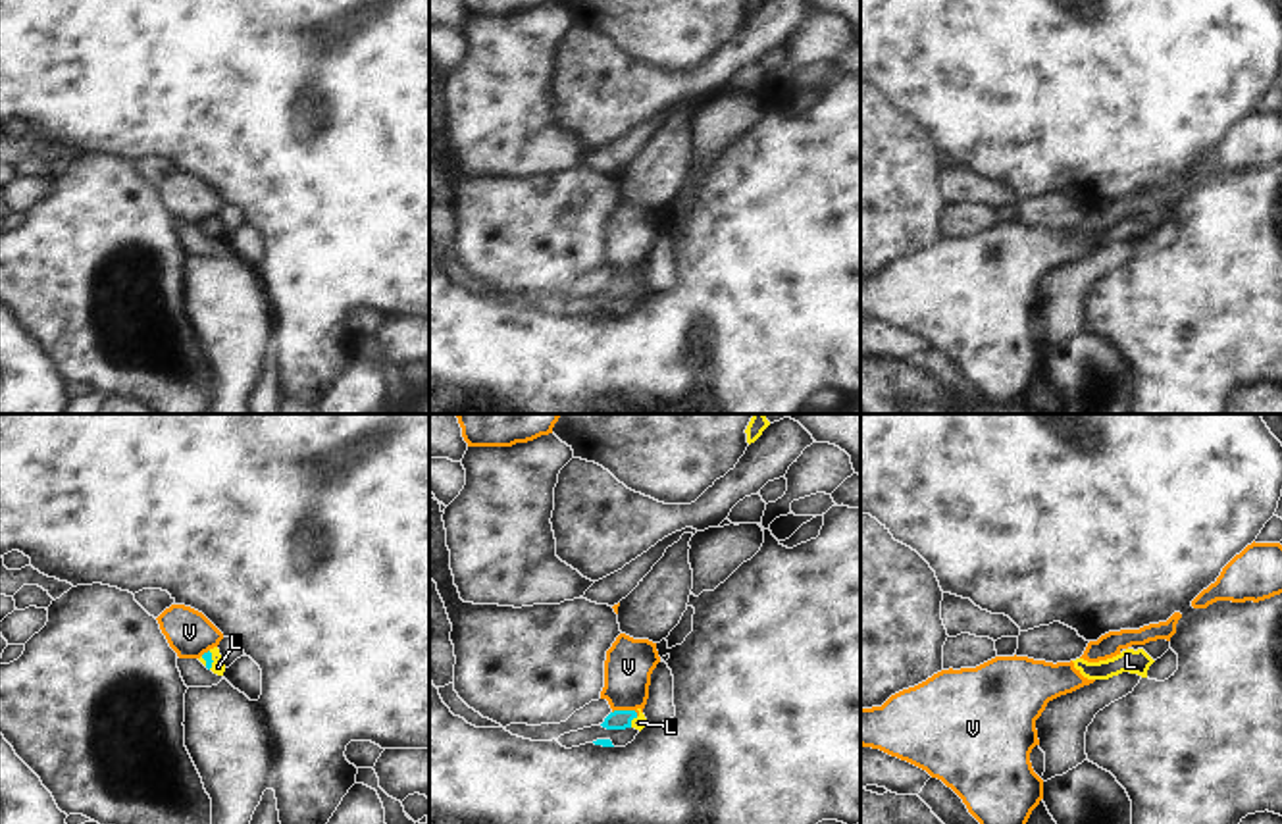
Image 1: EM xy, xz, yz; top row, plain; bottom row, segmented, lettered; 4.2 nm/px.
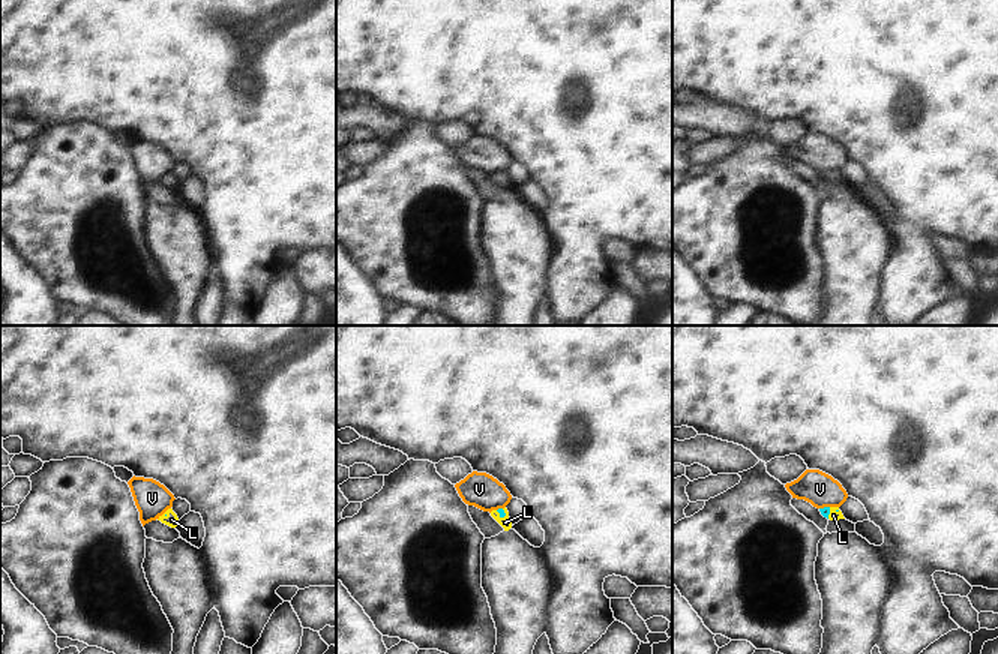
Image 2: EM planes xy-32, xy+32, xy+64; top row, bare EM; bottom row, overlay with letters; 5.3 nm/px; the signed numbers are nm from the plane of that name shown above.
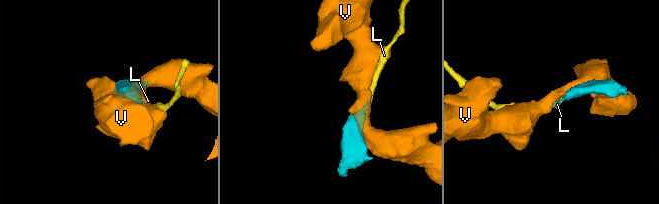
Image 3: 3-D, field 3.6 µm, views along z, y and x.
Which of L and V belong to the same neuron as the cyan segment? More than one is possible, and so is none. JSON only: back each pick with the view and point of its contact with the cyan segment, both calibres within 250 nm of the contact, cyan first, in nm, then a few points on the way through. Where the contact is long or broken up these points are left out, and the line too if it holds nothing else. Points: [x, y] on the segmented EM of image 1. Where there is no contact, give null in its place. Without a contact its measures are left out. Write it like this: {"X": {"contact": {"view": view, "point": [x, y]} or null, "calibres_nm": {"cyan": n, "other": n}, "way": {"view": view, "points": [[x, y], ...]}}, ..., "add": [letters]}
{"L": {"contact": {"view": "xy", "point": [212, 661]}, "calibres_nm": {"cyan": 40, "other": 60}, "way": {"view": "xy", "points": [[206, 657], [212, 661], [218, 667]]}}, "add": ["L"]}

